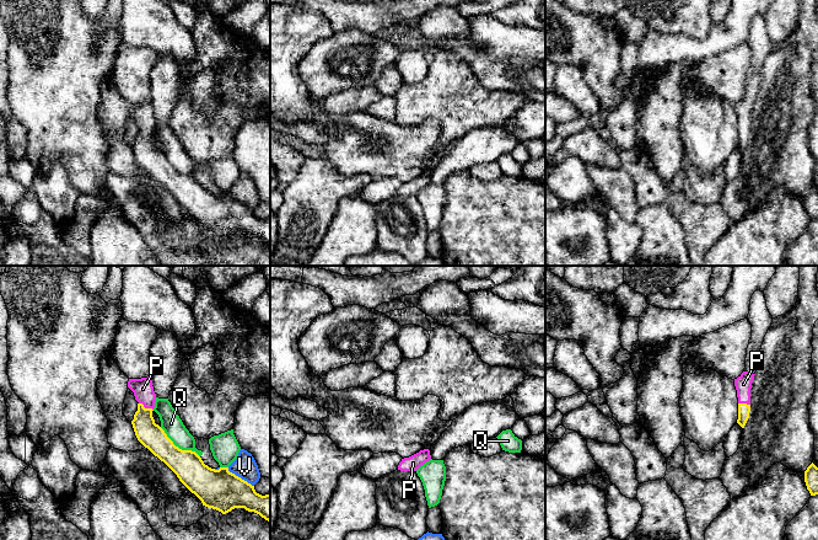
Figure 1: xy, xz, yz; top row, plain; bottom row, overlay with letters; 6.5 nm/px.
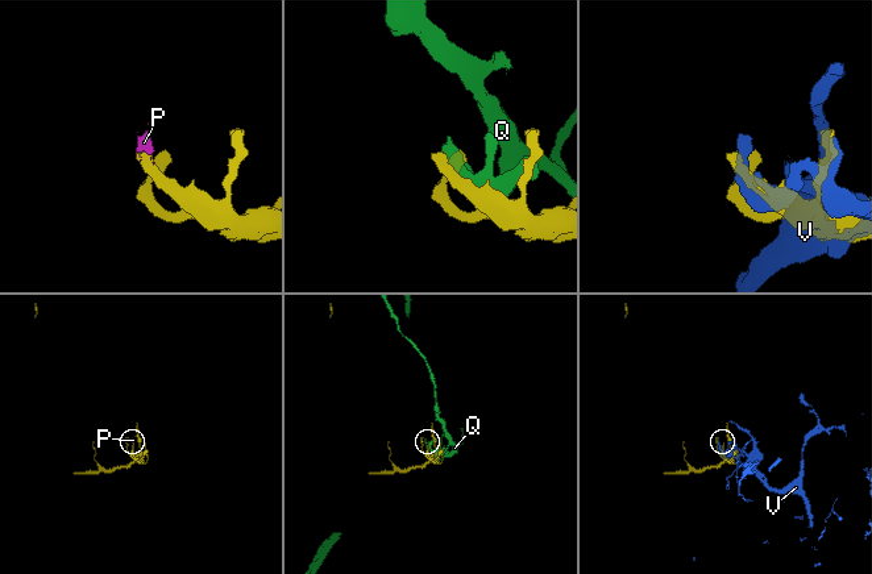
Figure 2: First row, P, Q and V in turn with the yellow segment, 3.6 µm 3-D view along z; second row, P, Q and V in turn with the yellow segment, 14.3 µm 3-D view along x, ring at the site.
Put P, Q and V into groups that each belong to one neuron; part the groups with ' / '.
P / Q / V

